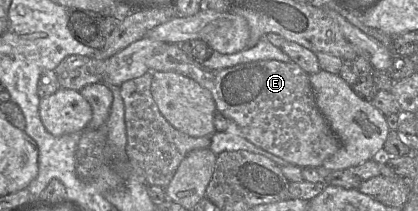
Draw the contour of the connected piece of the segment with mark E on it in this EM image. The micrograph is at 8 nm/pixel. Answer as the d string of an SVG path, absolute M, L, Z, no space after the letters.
M164 44L159 48L159 52L148 60L148 67L152 72L172 71L196 81L211 93L217 112L234 121L248 141L292 165L300 168L320 167L341 147L339 139L316 105L309 75L292 61L285 63L264 60L239 64L222 70L210 70L188 58L179 44Z

